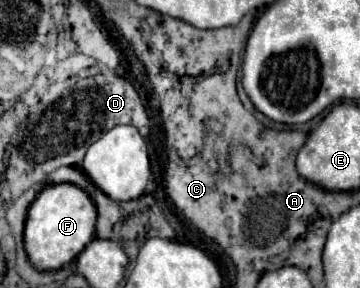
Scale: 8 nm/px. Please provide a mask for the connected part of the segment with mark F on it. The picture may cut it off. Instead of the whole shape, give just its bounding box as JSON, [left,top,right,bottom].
[25,184,97,270]

